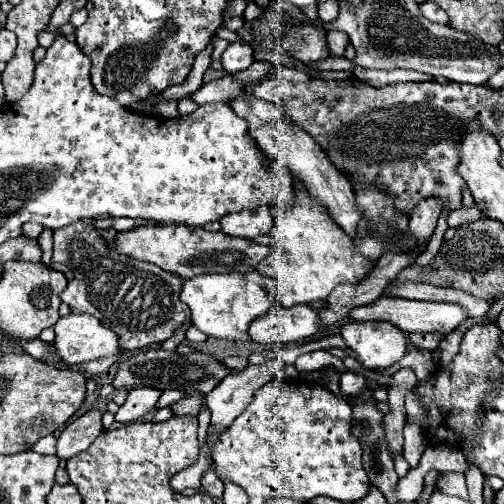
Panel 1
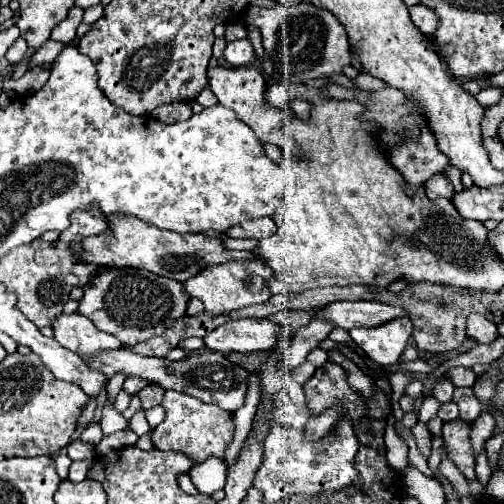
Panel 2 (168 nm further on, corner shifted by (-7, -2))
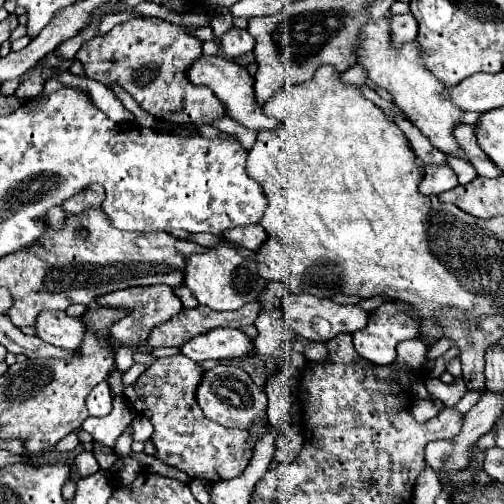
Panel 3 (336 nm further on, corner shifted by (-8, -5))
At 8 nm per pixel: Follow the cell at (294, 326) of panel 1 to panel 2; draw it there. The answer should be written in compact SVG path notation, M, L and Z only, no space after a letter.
M265 318L227 322L205 336L205 348L213 352L259 352L271 350L279 338L279 324Z

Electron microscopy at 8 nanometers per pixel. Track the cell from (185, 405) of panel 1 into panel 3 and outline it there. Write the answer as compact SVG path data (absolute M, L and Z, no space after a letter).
M174 355L158 359L148 367L134 385L130 385L124 395L136 407L138 413L146 415L152 425L152 443L156 447L156 457L170 467L184 471L190 479L206 479L210 483L238 477L244 471L244 439L248 431L222 427L198 411L194 393L204 369L198 363L192 363L186 355Z

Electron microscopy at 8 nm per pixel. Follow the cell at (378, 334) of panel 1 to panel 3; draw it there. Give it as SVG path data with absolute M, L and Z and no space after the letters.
M384 303L370 313L368 327L356 331L356 351L374 365L390 365L396 359L396 345L418 335L418 323L408 313L402 313L394 303Z

